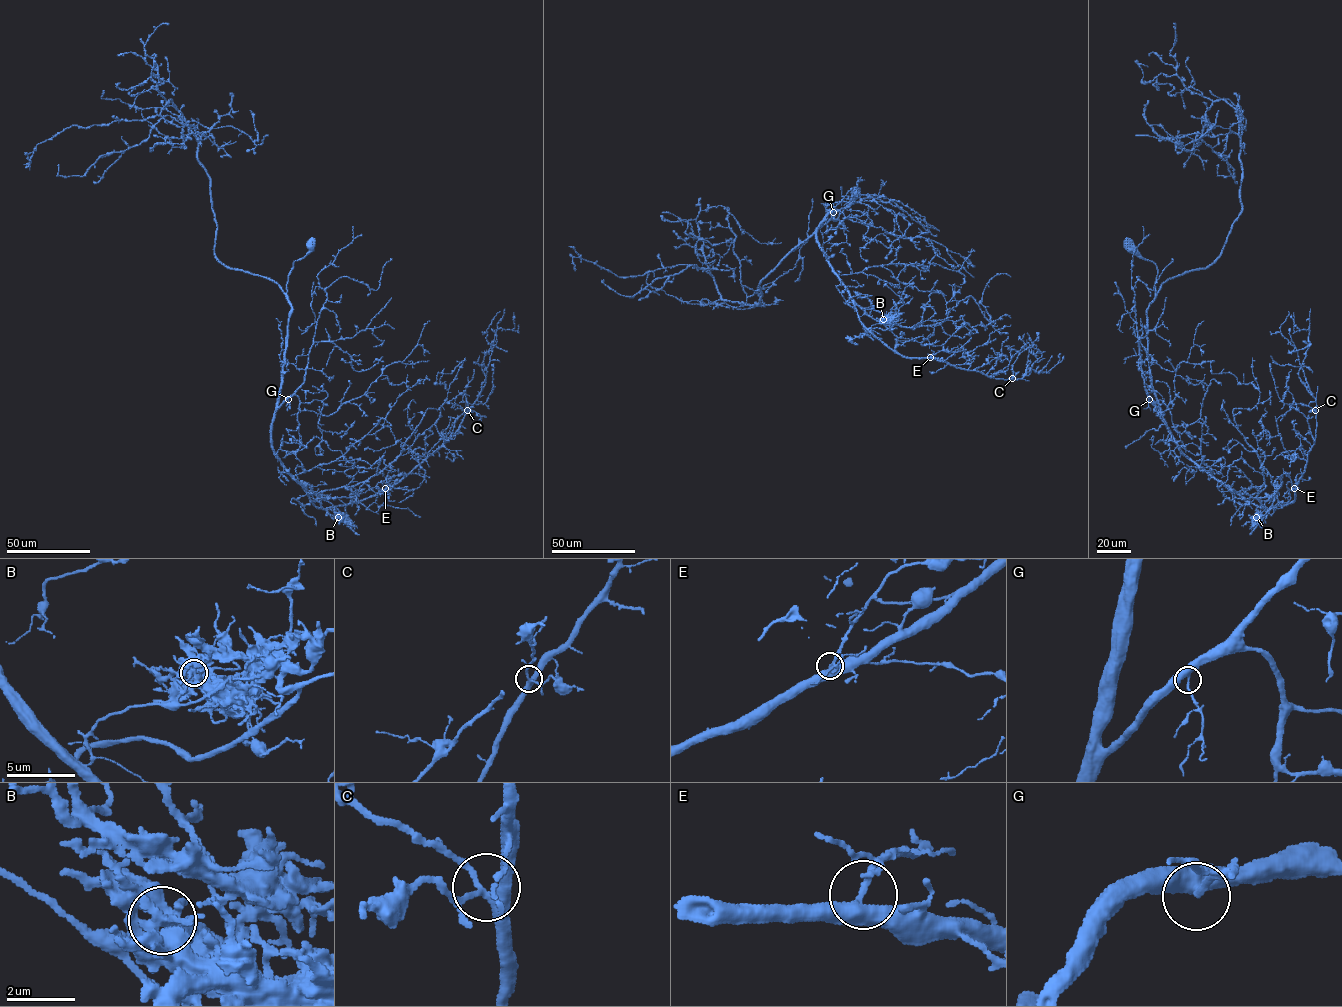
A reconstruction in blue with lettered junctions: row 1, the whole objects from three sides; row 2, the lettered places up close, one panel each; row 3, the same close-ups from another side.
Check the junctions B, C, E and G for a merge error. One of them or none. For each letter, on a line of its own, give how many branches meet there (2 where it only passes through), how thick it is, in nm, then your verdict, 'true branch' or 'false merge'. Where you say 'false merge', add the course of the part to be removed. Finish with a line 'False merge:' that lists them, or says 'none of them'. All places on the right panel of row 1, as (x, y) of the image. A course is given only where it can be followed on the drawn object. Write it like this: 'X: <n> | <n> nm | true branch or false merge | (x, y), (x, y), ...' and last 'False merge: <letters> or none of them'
B: 5 | 280 nm | false merge | (1257, 517), (1259, 523), (1267, 511), (1265, 501), (1281, 486)
C: 4 | 320 nm | true branch
E: 5 | 260 nm | true branch
G: 3 | 320 nm | true branch
False merge: B

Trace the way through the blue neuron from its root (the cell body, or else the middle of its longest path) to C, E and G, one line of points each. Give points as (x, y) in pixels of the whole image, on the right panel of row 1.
C: (1128, 244), (1157, 270), (1146, 311), (1151, 384), (1185, 455), (1247, 500), (1284, 506), (1313, 444), (1315, 410)
E: (1128, 244), (1157, 270), (1146, 311), (1148, 363), (1177, 446), (1264, 508), (1291, 502), (1294, 488)
G: (1128, 244), (1152, 261), (1157, 270), (1146, 326), (1151, 384), (1158, 407), (1149, 399)

